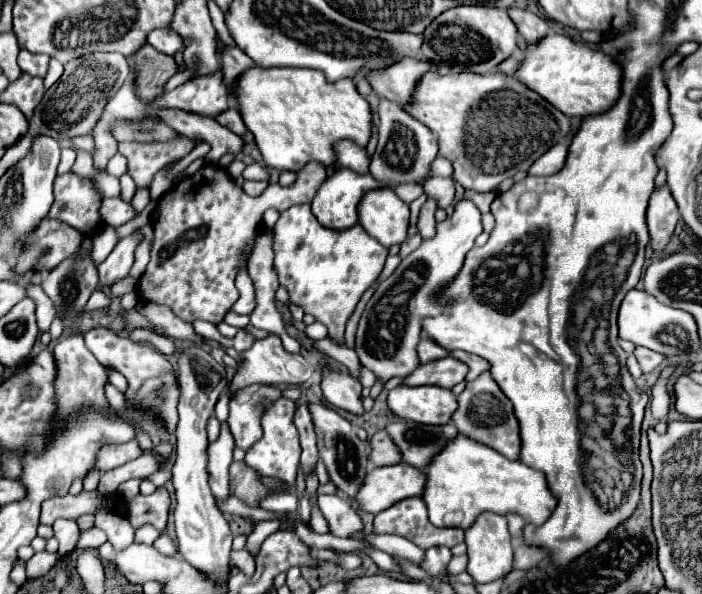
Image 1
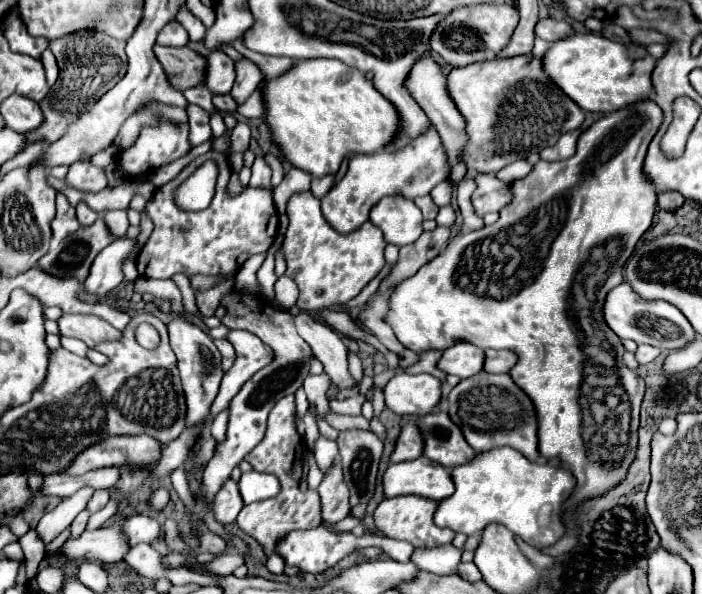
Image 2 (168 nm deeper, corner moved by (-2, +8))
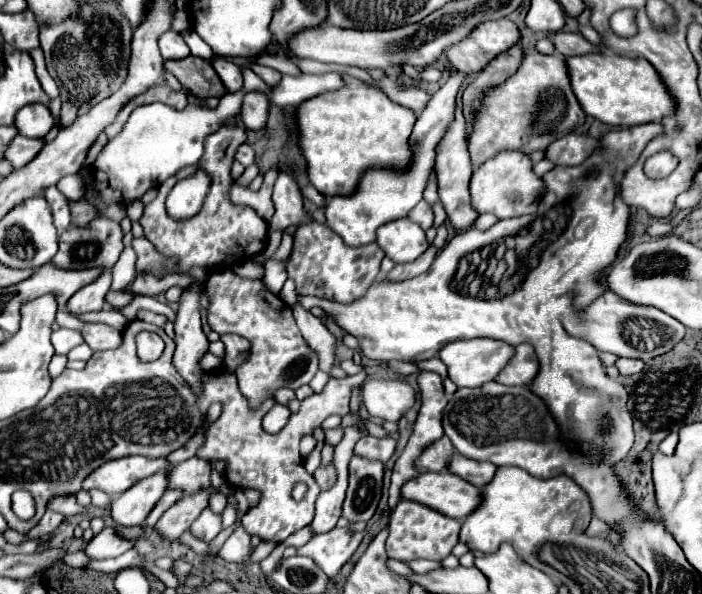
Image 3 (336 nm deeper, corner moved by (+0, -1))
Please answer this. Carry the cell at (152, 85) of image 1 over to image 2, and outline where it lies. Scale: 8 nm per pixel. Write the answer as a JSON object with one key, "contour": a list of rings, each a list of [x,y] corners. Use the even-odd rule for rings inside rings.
{"contour":[[[154,45],[156,59],[164,67],[170,85],[178,91],[200,85],[204,81],[206,59],[188,47],[162,47]]]}

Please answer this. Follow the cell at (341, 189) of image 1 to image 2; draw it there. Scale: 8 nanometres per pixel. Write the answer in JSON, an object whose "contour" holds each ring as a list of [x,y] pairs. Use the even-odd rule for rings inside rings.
{"contour":[[[430,127],[416,141],[400,151],[380,151],[374,155],[354,155],[348,165],[348,173],[320,199],[324,219],[338,231],[350,233],[368,221],[370,209],[386,195],[402,195],[408,199],[428,195],[434,185],[446,181],[450,175],[448,155],[436,129]]]}

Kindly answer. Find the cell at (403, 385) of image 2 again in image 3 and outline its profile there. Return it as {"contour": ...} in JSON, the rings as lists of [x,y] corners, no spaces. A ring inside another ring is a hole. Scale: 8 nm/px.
{"contour":[[[368,378],[362,386],[362,404],[372,418],[400,420],[414,404],[414,388],[404,380]]]}

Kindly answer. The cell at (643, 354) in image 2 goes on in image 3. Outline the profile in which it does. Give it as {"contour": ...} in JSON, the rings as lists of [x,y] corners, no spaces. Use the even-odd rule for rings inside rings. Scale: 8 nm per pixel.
{"contour":[[[618,358],[616,360],[616,368],[622,376],[626,374],[636,374],[636,372],[642,372],[644,368],[644,362],[642,360],[632,360],[632,358]]]}

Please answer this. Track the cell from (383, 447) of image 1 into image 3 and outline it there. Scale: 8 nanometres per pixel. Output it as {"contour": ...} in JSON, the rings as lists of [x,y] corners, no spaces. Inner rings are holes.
{"contour":[[[442,436],[422,452],[422,456],[416,460],[416,468],[420,472],[442,472],[448,468],[454,454],[456,454],[454,446],[446,436]]]}

